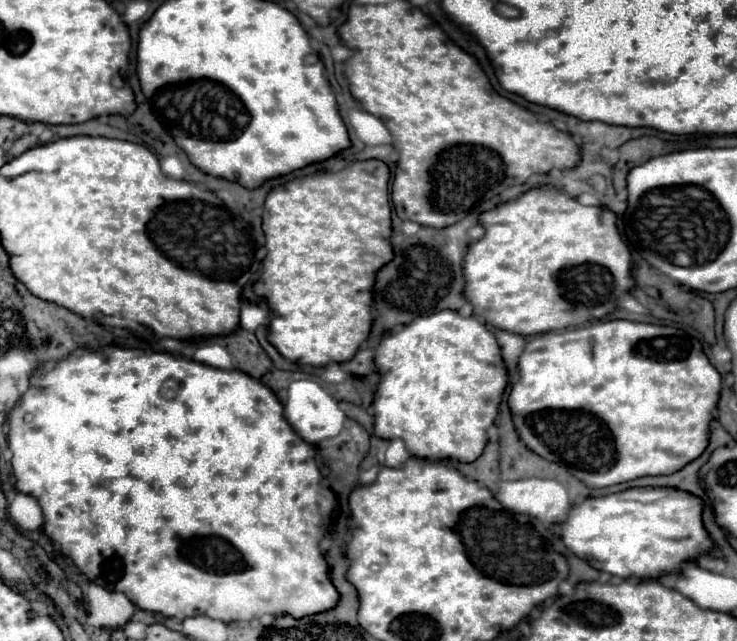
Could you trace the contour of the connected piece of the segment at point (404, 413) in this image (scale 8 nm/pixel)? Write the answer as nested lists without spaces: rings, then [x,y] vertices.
[[[437,311],[437,313],[431,313],[431,315],[423,315],[423,317],[417,317],[415,321],[407,323],[401,327],[401,331],[393,331],[393,333],[387,333],[377,349],[375,349],[375,367],[377,367],[377,373],[379,373],[379,385],[375,389],[375,397],[373,397],[373,415],[375,415],[375,435],[381,437],[381,439],[401,439],[407,447],[407,451],[413,455],[413,457],[421,457],[421,459],[457,459],[457,461],[463,461],[463,463],[471,463],[475,461],[485,445],[487,445],[487,429],[493,425],[495,417],[497,417],[497,407],[501,403],[501,395],[507,387],[507,381],[509,381],[509,373],[505,369],[505,363],[501,359],[501,349],[497,345],[497,339],[491,331],[485,329],[485,325],[481,321],[477,321],[475,317],[461,317],[457,311]]]

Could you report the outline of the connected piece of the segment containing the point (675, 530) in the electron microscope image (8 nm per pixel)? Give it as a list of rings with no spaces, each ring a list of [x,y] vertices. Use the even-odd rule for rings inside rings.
[[[641,487],[607,497],[589,497],[571,507],[567,519],[561,523],[561,539],[573,555],[587,561],[591,567],[623,579],[633,575],[637,579],[655,577],[655,573],[663,573],[663,569],[675,569],[675,565],[683,565],[713,547],[707,531],[701,525],[701,501],[671,487]]]

